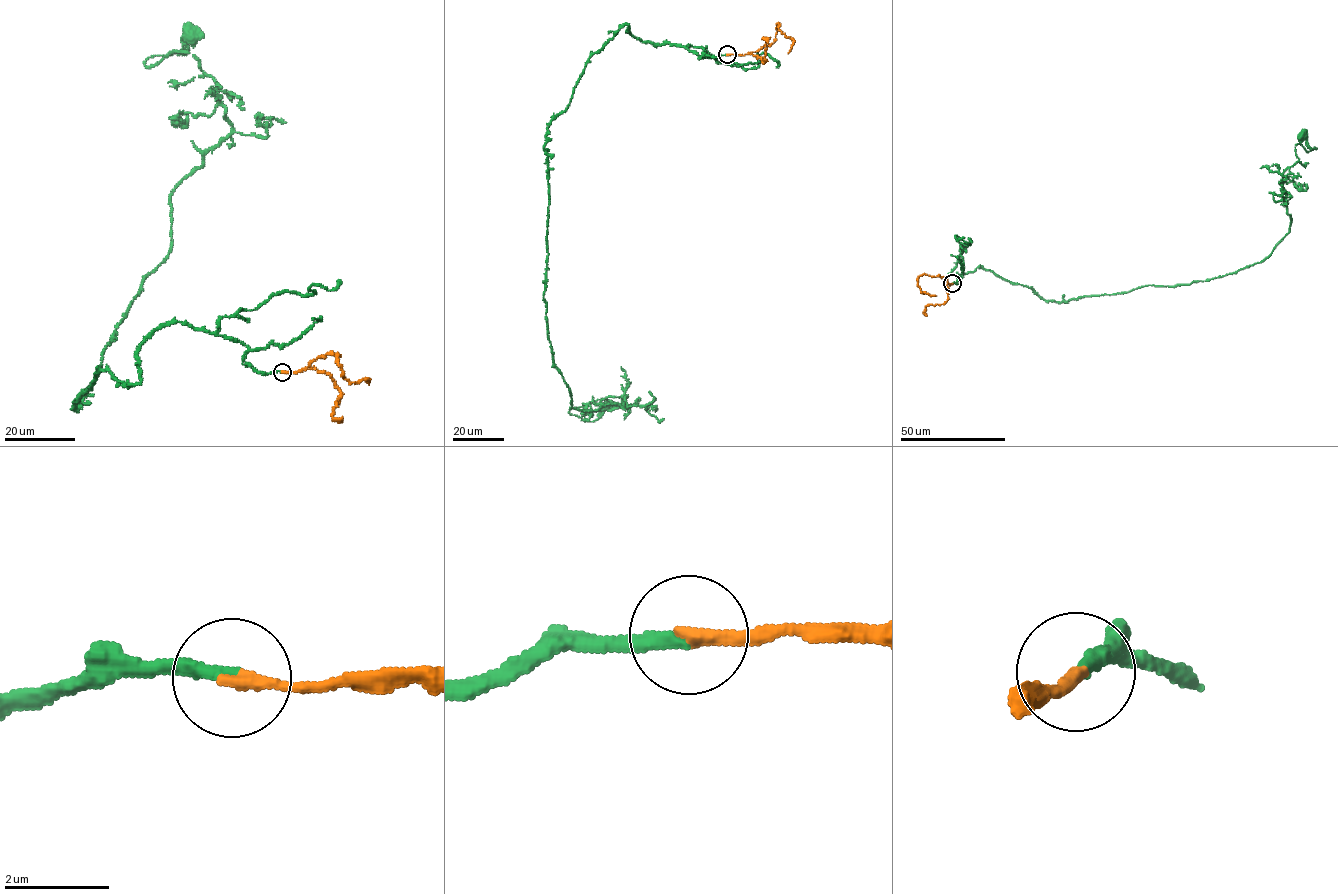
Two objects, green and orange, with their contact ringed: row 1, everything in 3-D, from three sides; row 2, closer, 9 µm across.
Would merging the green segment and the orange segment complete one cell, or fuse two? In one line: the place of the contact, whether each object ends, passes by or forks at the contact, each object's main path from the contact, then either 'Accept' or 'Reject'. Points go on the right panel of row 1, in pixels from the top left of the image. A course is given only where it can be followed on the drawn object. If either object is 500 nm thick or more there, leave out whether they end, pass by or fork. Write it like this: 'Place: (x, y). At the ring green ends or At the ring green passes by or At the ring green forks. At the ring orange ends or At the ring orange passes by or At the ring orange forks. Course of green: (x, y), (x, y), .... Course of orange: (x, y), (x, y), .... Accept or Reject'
Place: (952, 283). At the ring green ends. At the ring orange ends. Course of green: (952, 283), (967, 243), (949, 273), (1060, 302), (1234, 273), (1288, 232), (1302, 135). Course of orange: (952, 283), (949, 285), (938, 275), (919, 277), (921, 292), (936, 295). Accept

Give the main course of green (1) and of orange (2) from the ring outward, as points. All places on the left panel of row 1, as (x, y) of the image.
1: (282, 371), (169, 322), (74, 408), (231, 132), (193, 55), (146, 66), (188, 33)
2: (282, 371), (299, 372), (334, 353), (345, 378), (365, 381)

